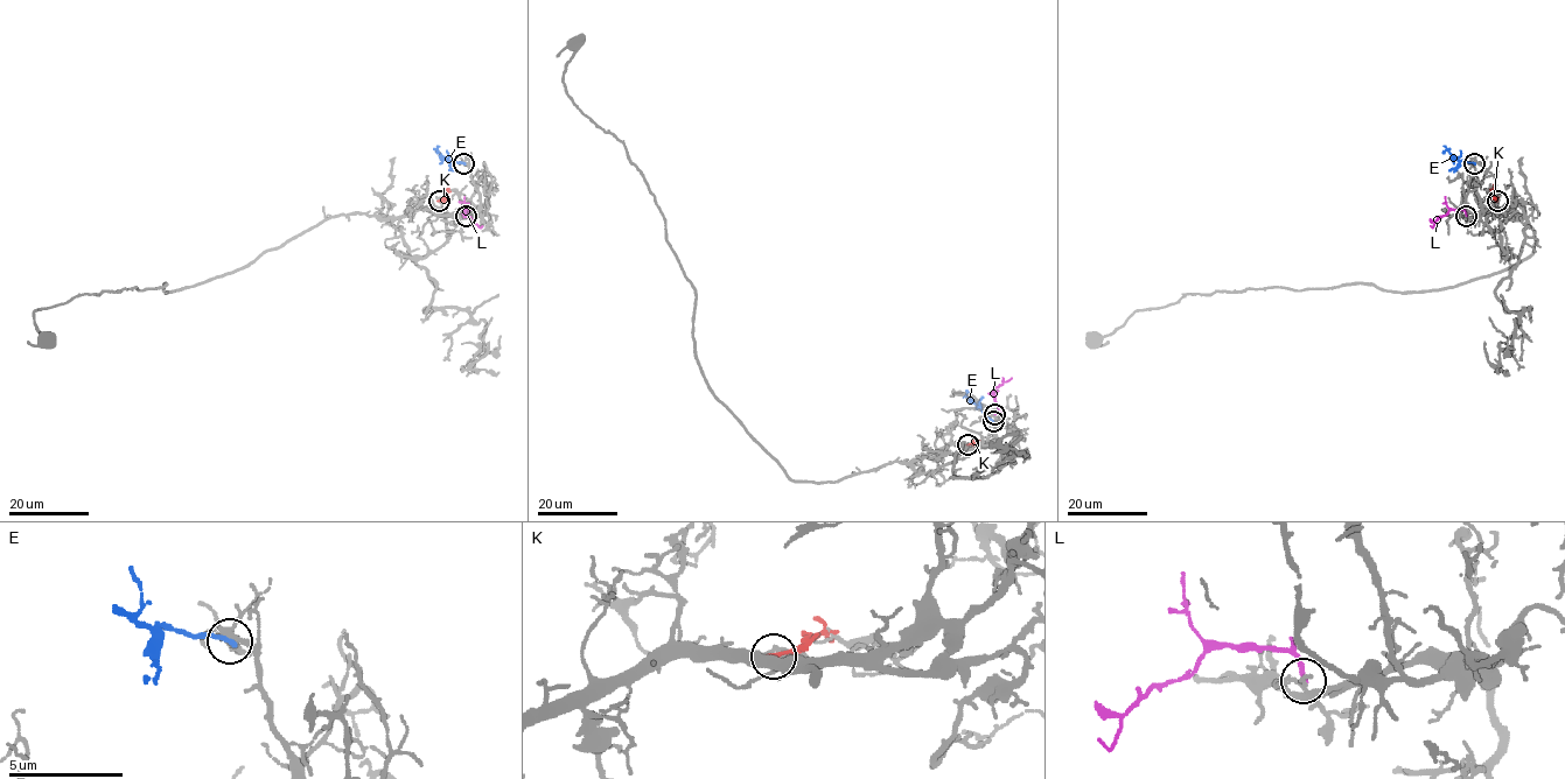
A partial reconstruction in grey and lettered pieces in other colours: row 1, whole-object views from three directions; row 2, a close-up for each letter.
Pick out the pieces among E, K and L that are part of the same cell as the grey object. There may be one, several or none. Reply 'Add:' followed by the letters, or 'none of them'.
Add: none of them

